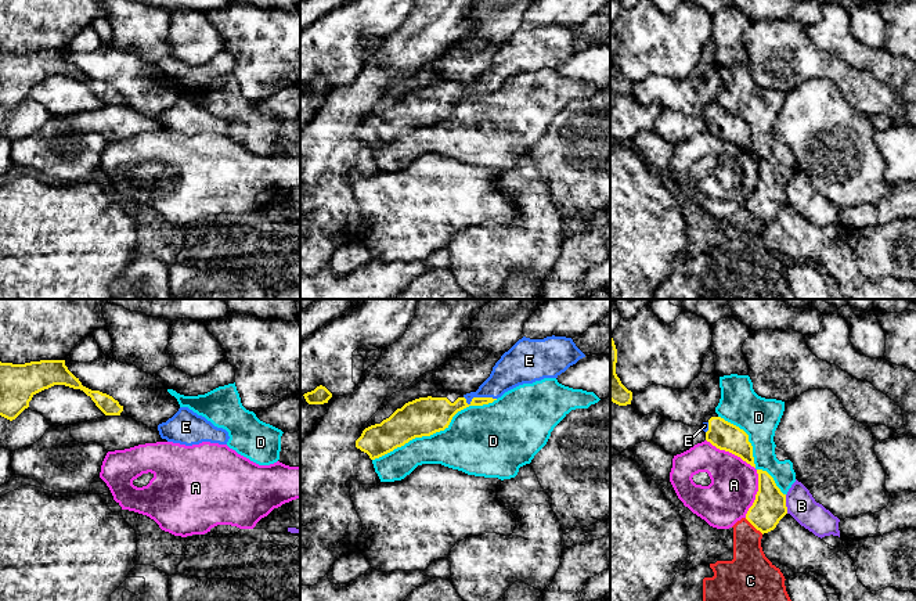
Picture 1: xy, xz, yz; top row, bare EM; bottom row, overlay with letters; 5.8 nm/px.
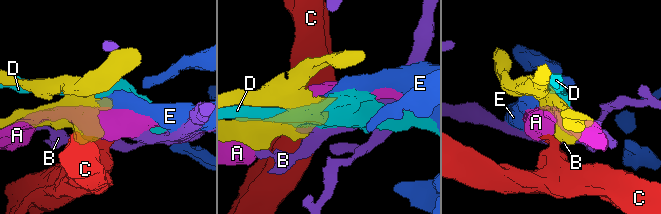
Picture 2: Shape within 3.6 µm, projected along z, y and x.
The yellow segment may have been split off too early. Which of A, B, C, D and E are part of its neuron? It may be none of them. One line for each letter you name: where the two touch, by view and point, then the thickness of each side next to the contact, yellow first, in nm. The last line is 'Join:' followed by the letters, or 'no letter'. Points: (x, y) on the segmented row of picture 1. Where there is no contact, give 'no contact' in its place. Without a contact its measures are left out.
E: meets yellow in xz at (479, 398); 170 nm thick on the yellow side, 190 nm on the other
Join: E

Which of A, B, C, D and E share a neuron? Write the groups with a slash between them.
A / B / C / D / E

